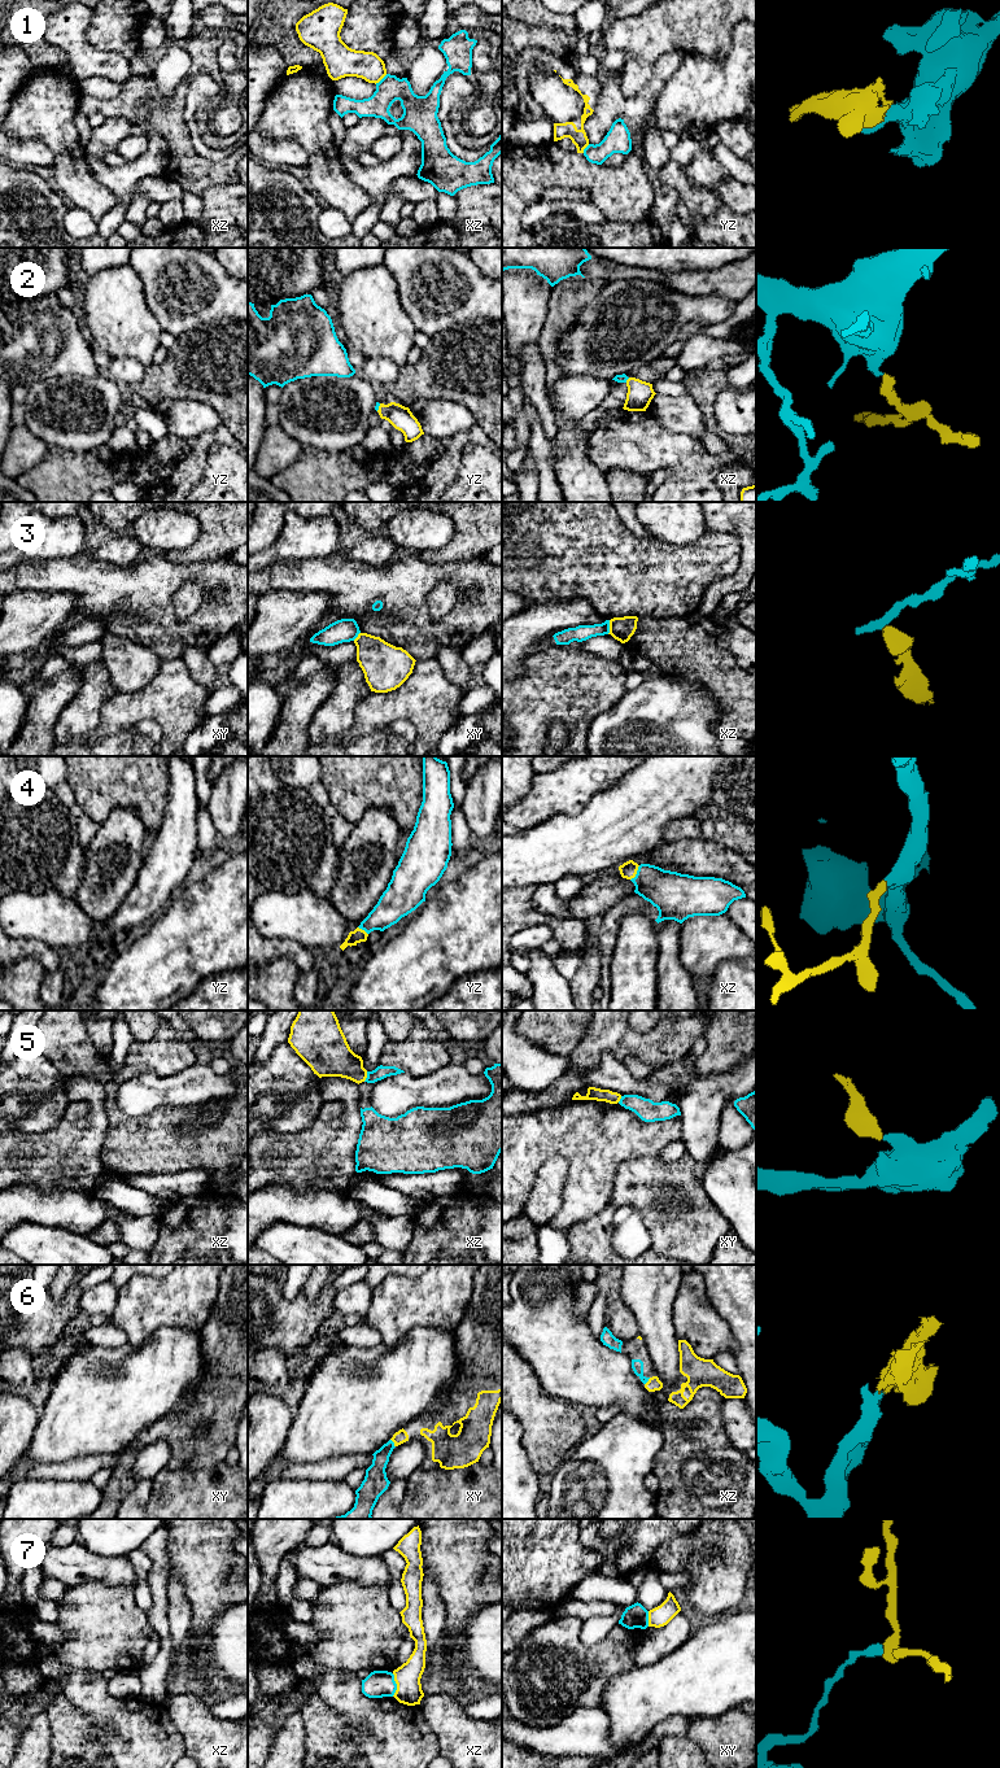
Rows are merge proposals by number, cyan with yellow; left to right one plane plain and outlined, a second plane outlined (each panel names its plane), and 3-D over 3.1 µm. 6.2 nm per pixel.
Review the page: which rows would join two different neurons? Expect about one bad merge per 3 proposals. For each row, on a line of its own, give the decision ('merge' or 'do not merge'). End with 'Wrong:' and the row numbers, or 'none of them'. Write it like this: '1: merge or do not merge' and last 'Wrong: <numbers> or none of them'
1: do not merge
2: merge
3: do not merge
4: merge
5: do not merge
6: merge
7: do not merge
Wrong: 1, 3, 5, 7

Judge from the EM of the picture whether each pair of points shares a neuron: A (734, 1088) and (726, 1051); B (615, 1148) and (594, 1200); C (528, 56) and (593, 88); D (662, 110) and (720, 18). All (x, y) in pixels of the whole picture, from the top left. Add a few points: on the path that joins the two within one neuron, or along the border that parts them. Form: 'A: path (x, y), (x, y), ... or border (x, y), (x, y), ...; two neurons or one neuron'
A: border (742, 1057), (725, 1072), (701, 1075); two neurons
B: path (602, 1161), (594, 1169), (594, 1187); one neuron
C: path (544, 56), (558, 64), (577, 81); one neuron
D: border (686, 53), (707, 57), (726, 56); two neurons

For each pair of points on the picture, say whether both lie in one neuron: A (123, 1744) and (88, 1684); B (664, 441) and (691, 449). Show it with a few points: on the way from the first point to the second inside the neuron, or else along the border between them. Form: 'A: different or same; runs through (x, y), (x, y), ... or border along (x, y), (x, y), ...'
A: same; runs through (123, 1729), (94, 1698)
B: same; runs through (671, 448), (685, 449)

